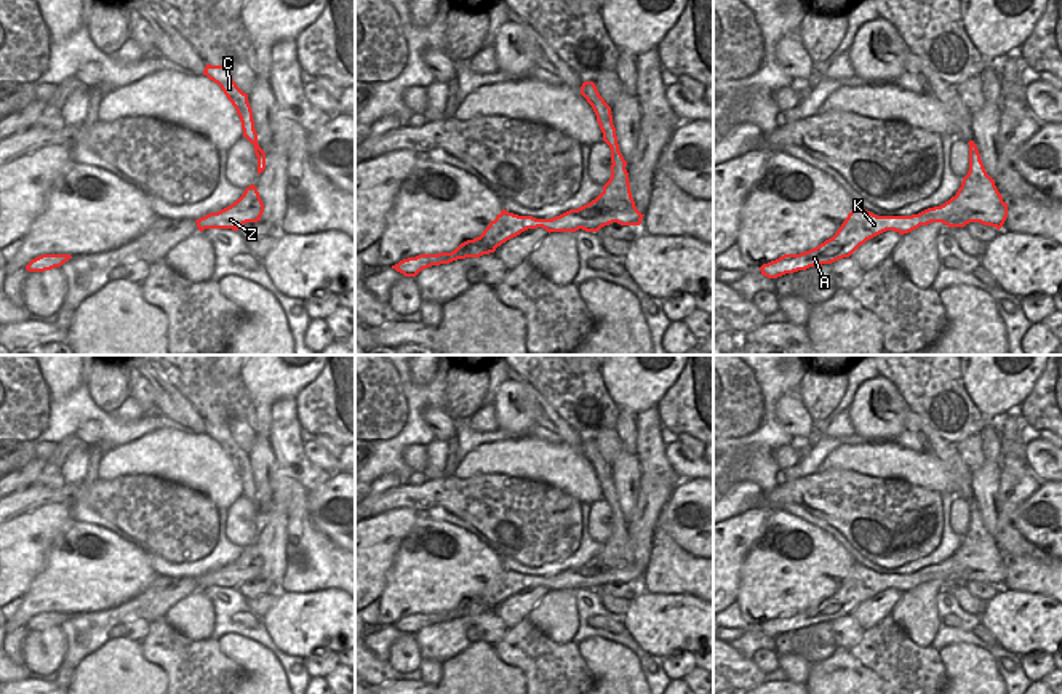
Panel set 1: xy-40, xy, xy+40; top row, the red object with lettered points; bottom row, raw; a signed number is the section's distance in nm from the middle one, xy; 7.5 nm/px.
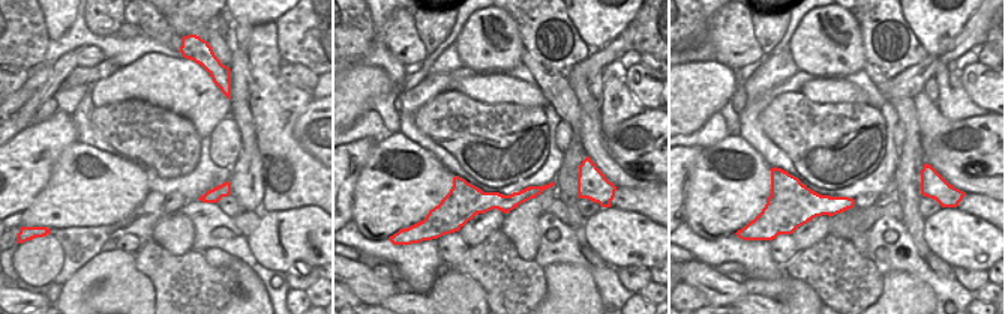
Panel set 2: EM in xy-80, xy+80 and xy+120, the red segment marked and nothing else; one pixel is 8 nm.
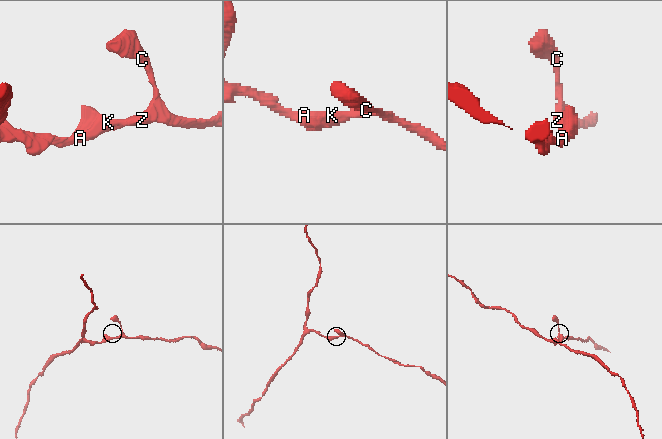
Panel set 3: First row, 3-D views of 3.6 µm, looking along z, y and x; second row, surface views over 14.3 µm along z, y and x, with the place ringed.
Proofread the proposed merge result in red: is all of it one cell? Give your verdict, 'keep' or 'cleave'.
keep

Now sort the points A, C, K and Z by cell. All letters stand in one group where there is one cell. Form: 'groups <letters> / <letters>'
groups A C K Z

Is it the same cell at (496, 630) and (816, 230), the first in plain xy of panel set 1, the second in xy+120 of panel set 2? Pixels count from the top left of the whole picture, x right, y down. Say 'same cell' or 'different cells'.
different cells

